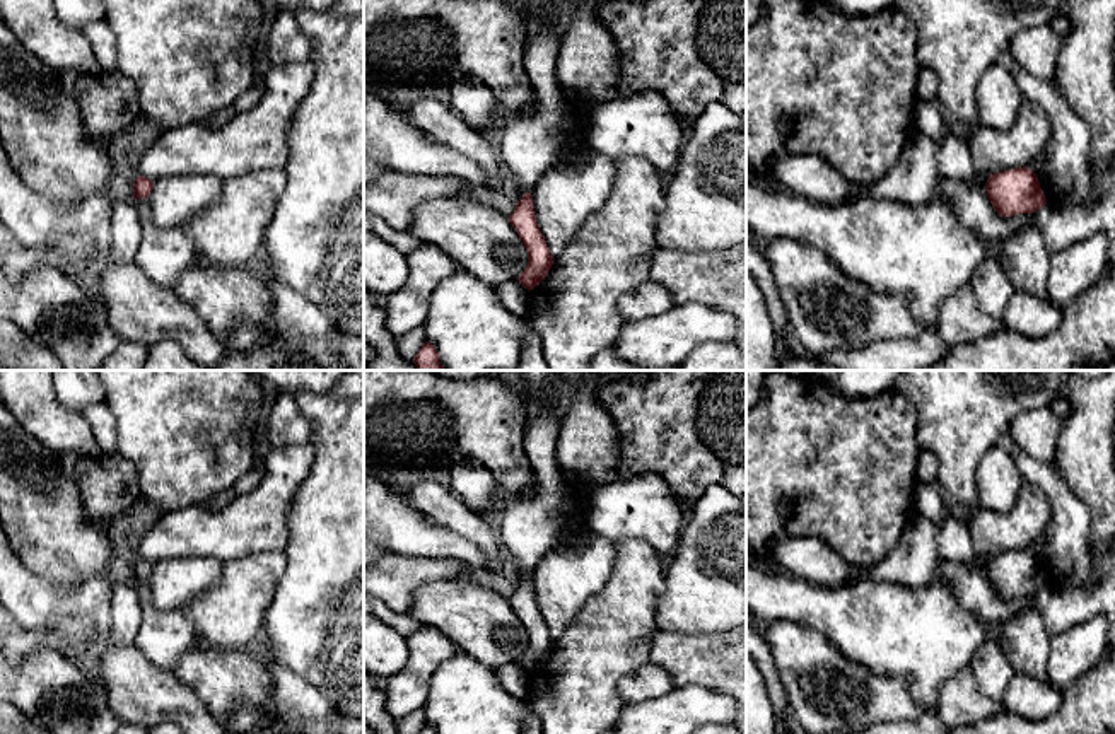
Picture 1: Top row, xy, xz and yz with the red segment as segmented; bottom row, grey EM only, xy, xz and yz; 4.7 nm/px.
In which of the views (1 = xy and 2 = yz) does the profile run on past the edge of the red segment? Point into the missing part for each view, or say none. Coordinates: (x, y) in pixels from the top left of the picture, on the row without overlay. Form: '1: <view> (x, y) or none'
1: none
2: none

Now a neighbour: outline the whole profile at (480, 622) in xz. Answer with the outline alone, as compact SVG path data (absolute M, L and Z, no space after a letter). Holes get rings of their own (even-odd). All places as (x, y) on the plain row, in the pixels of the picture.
M478 582L417 587L408 615L422 626L442 632L459 652L492 669L517 662L528 649L528 633L509 601Z

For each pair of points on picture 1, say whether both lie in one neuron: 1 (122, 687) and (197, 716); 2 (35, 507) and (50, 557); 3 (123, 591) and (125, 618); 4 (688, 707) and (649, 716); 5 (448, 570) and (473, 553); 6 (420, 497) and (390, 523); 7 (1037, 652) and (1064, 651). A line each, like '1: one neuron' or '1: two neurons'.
1: one neuron
2: one neuron
3: one neuron
4: one neuron
5: two neurons
6: two neurons
7: two neurons

